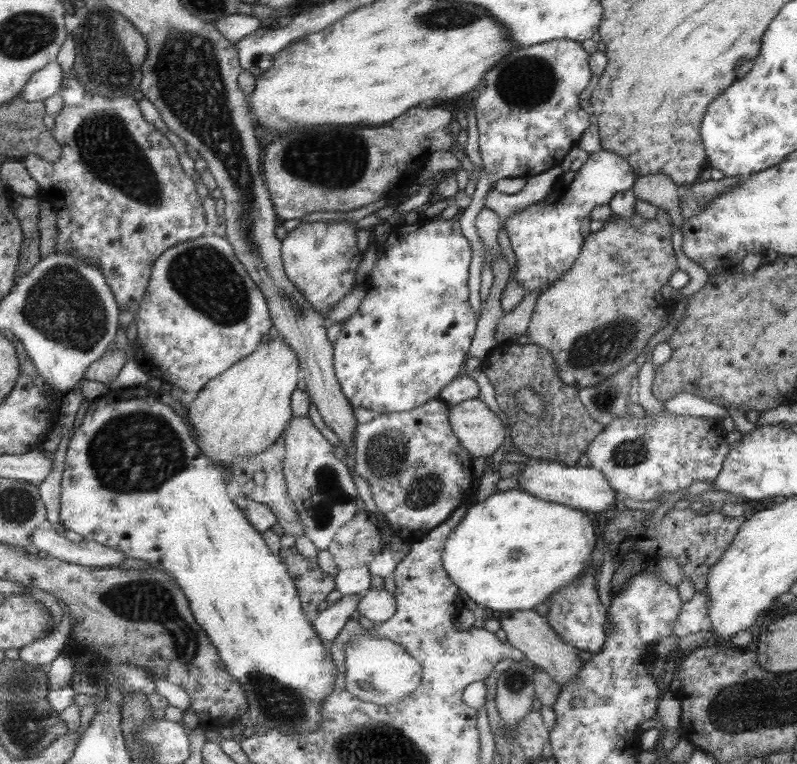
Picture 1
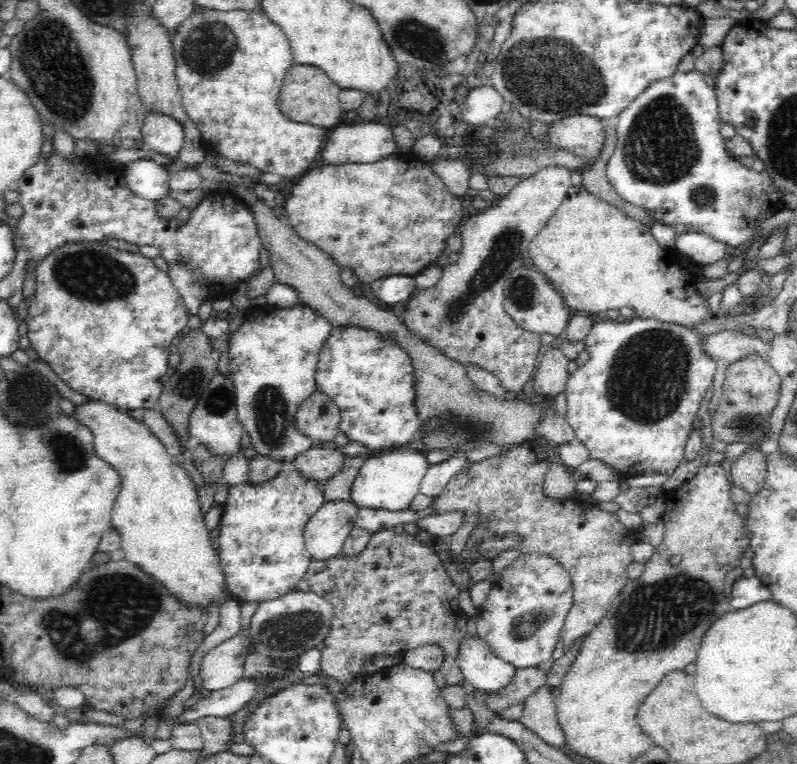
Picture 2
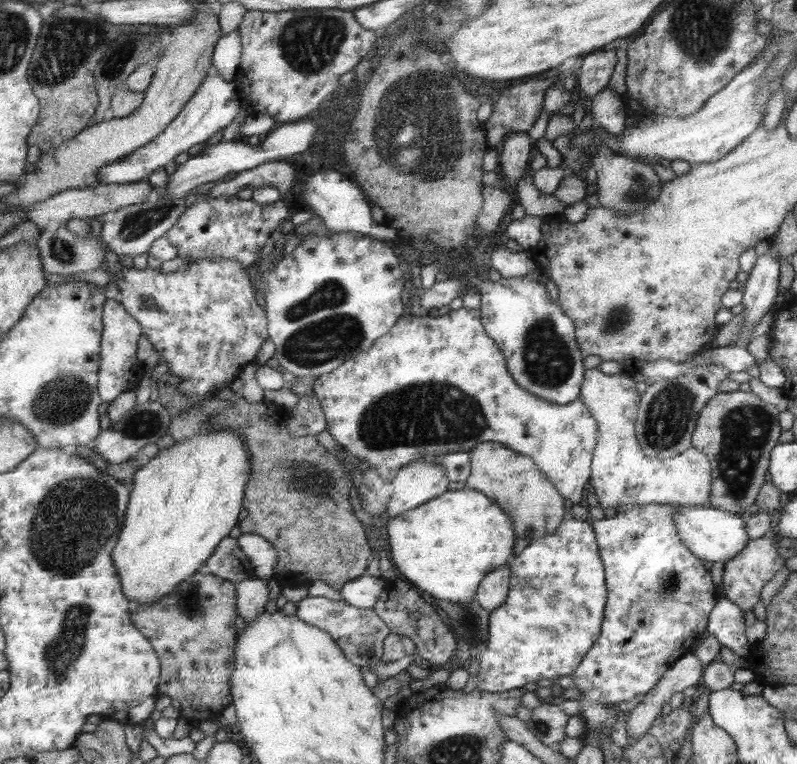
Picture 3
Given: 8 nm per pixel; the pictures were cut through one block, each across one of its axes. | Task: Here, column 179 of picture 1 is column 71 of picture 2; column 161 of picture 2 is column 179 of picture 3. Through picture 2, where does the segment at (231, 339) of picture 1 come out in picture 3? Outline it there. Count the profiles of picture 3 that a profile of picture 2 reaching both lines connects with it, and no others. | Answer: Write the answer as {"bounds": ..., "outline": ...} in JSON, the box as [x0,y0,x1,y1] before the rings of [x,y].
{"bounds":[111,258,268,400],"outline":[[[203,258],[177,272],[121,267],[111,280],[120,291],[118,301],[141,324],[142,334],[157,352],[159,360],[167,366],[170,374],[181,378],[176,386],[177,392],[187,400],[195,400],[212,394],[221,386],[229,386],[242,367],[252,362],[261,343],[268,338],[267,315],[257,290],[251,285],[251,276],[250,270],[237,260]]]}

